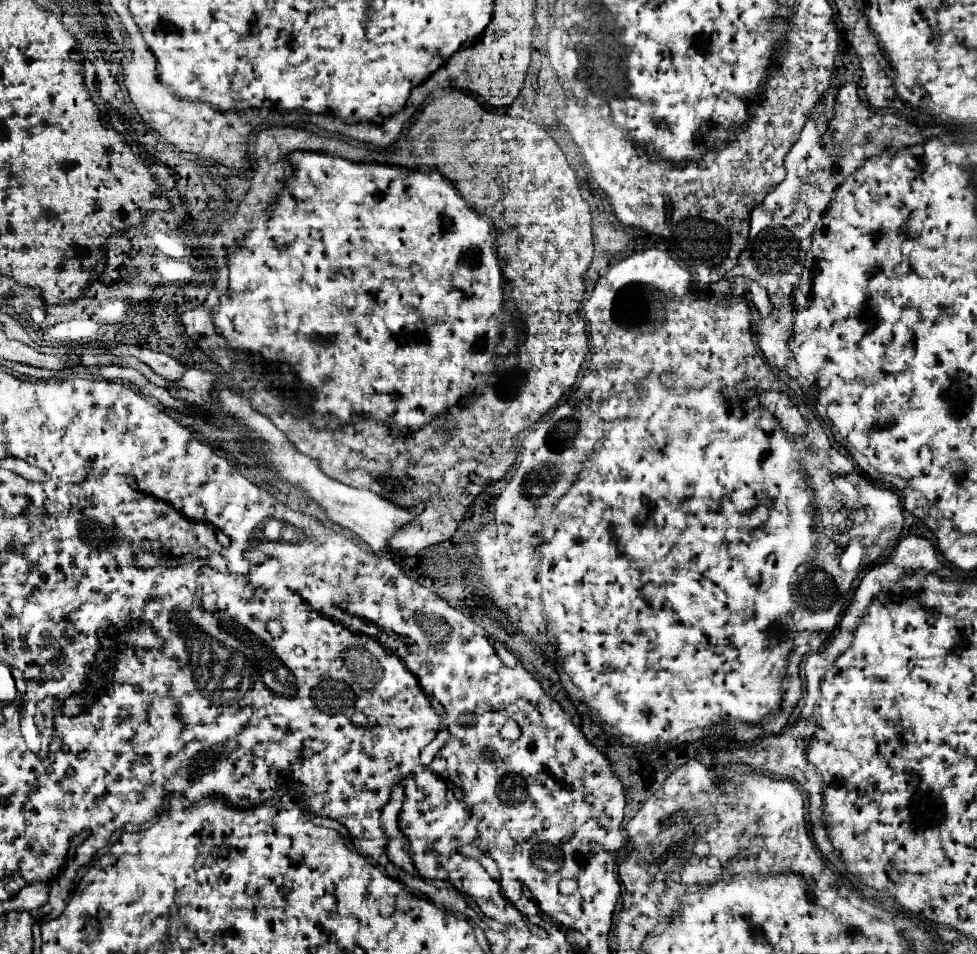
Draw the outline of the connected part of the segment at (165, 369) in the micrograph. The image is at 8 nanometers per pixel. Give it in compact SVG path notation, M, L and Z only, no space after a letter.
M129 346L129 354L133 354L135 358L139 358L141 362L145 362L155 374L167 378L167 380L179 380L185 374L185 366L181 362L177 362L175 358L161 354L161 352L153 352L149 348L137 348L137 346Z

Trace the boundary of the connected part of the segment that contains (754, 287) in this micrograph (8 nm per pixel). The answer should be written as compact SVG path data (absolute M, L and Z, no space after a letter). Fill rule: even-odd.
M755 282L751 284L751 300L749 302L761 312L763 318L767 318L771 314L771 310L773 310L773 306L771 306L771 302L767 298L767 292L759 284L755 284Z

